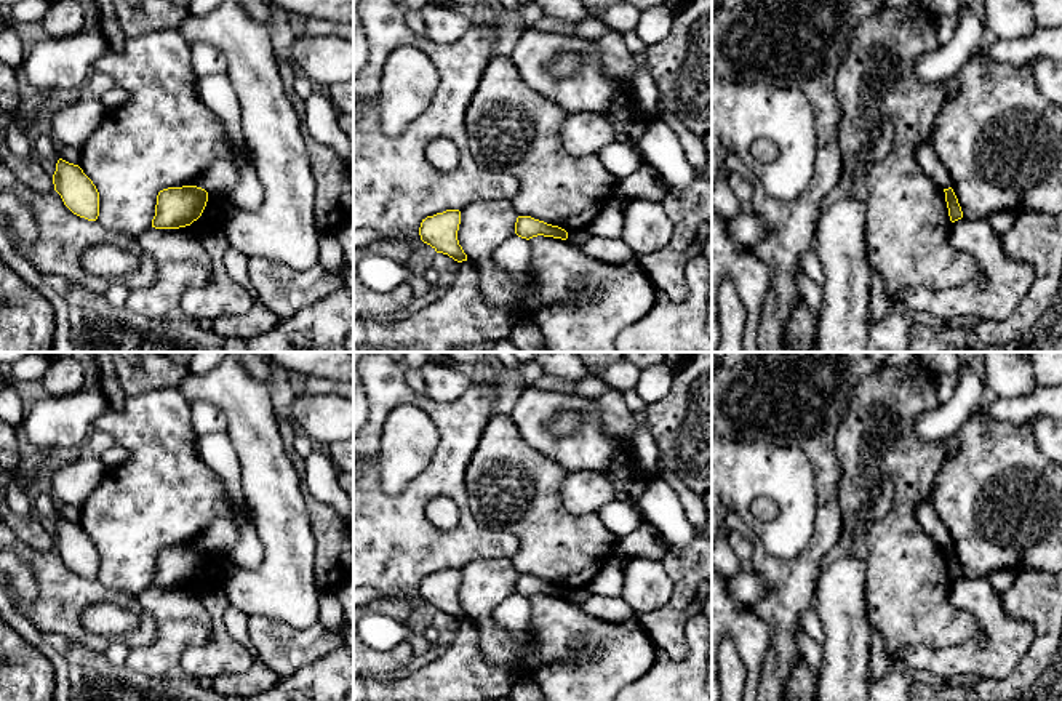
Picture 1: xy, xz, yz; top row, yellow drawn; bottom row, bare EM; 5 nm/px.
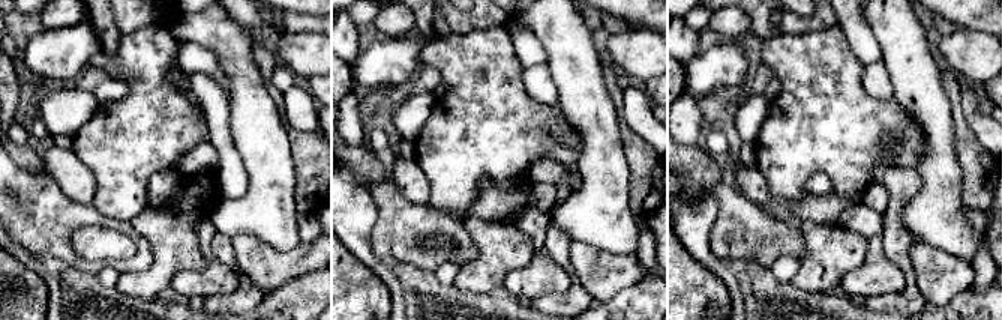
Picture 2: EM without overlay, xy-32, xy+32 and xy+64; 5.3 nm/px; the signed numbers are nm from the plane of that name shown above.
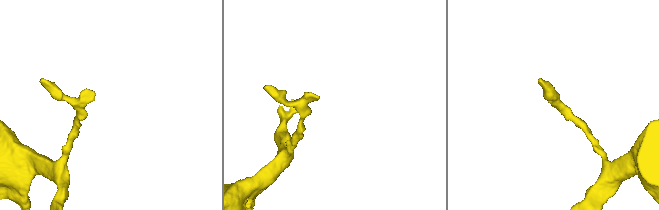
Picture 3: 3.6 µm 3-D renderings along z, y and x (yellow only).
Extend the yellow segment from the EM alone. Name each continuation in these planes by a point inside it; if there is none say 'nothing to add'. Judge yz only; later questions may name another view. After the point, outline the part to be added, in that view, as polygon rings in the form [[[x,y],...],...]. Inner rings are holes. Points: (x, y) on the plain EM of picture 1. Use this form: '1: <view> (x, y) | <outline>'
nothing to add

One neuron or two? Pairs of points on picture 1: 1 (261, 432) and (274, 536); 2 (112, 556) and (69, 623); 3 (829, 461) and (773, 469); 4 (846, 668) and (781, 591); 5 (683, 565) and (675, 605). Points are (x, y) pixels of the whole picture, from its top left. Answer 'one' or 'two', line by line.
1: one
2: two
3: two
4: two
5: one

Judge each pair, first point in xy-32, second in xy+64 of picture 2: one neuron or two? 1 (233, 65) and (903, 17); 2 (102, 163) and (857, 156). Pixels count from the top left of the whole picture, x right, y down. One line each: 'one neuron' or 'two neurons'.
1: one neuron
2: one neuron

